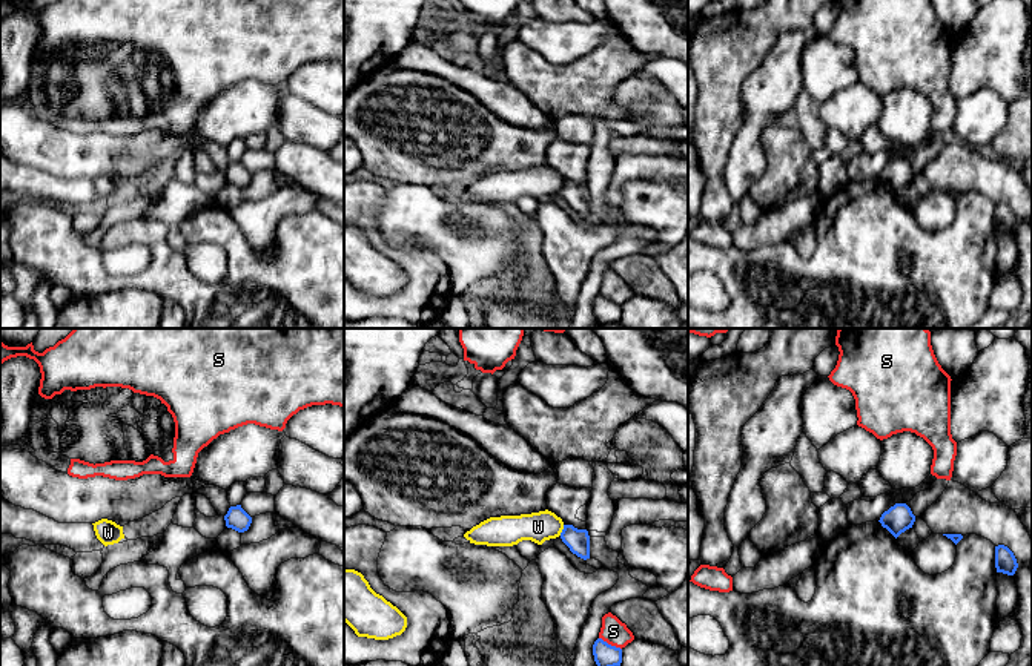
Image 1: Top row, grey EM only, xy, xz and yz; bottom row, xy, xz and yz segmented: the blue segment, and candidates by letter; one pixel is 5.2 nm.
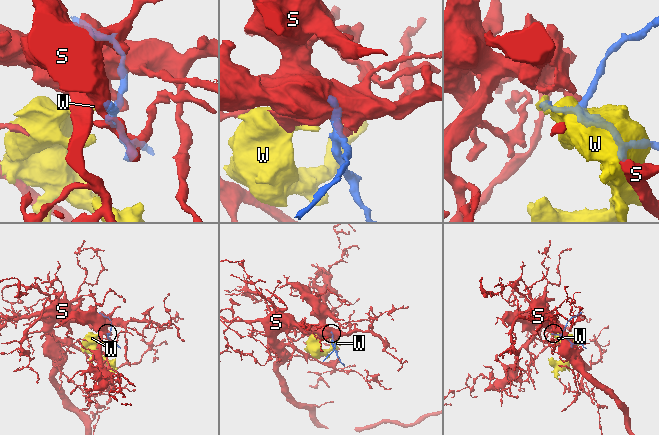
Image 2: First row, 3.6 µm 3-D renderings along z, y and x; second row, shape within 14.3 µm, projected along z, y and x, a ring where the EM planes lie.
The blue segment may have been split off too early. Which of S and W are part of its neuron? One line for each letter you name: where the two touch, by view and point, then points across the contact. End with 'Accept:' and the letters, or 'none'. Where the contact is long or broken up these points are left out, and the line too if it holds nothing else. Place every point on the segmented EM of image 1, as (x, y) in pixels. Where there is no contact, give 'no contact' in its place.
Accept: none

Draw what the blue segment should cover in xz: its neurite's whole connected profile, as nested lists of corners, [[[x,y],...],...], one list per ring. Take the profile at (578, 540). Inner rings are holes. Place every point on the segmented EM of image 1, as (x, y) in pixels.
[[[564,525],[561,539],[573,554],[584,560],[590,559],[590,536],[587,529],[577,529],[573,525]]]

